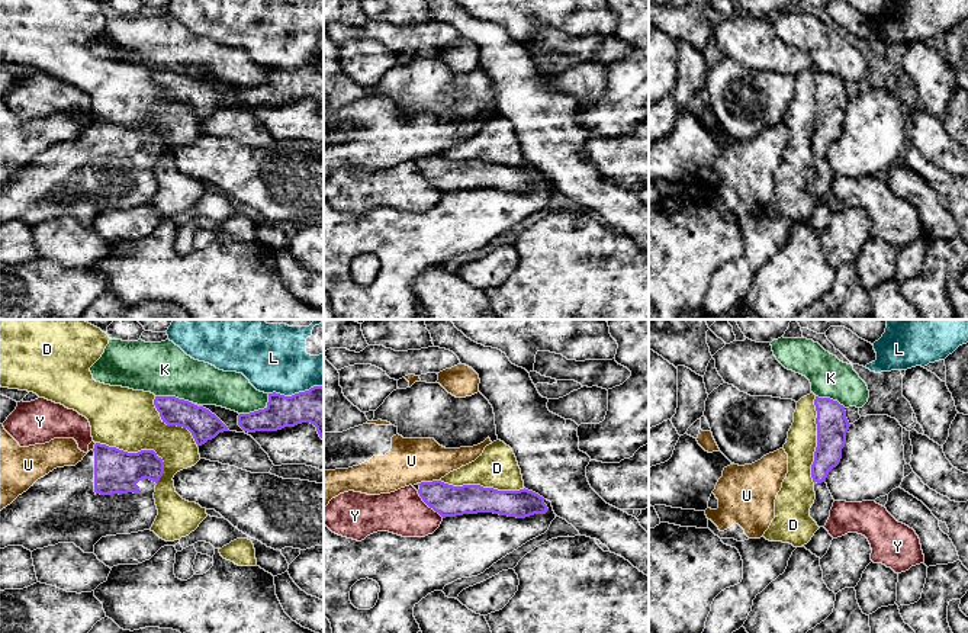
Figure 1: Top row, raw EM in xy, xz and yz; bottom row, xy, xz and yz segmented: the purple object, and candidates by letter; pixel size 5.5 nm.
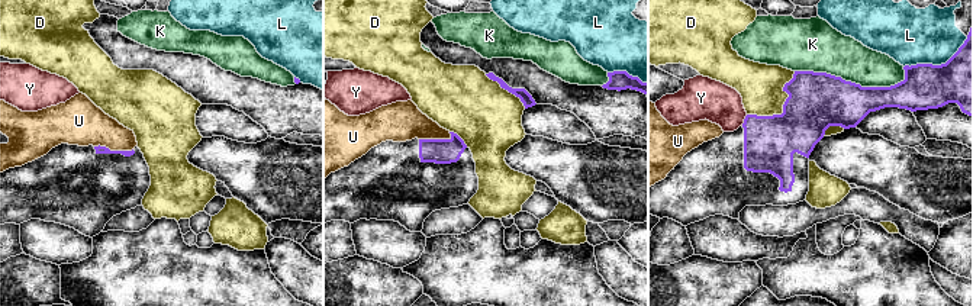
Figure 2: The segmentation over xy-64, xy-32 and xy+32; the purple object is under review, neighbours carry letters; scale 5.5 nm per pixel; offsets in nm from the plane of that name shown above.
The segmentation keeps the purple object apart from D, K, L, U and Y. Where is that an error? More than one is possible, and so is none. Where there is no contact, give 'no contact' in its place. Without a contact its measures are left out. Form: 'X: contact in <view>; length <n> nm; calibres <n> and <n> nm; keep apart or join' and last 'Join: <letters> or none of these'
D: contact in xy; length 420 nm; calibres 240 and 340 nm; keep apart
K: contact in xy; length 200 nm; calibres 180 and 200 nm; keep apart
L: contact in xy; length 300 nm; calibres 220 and 380 nm; keep apart
U: contact in xz; length 120 nm; calibres 180 and 260 nm; keep apart
Y: contact in xz; length 220 nm; calibres 180 and 260 nm; keep apart
Join: none of these

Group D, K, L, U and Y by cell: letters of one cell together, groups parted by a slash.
D / K / L / U / Y

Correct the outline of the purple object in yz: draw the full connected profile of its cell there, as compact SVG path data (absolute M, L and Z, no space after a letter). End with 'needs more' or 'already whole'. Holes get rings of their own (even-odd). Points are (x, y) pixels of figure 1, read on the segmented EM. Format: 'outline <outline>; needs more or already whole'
outline M816 396L814 405L817 411L817 447L811 465L811 478L814 482L816 499L810 508L810 517L819 527L824 527L834 502L827 488L826 478L842 459L842 449L846 444L846 433L850 424L846 418L845 407L837 401Z; needs more

